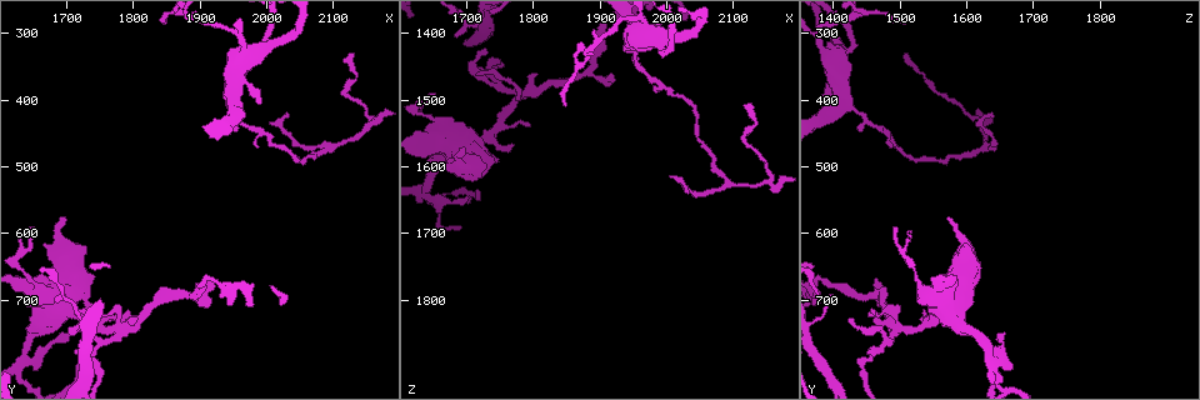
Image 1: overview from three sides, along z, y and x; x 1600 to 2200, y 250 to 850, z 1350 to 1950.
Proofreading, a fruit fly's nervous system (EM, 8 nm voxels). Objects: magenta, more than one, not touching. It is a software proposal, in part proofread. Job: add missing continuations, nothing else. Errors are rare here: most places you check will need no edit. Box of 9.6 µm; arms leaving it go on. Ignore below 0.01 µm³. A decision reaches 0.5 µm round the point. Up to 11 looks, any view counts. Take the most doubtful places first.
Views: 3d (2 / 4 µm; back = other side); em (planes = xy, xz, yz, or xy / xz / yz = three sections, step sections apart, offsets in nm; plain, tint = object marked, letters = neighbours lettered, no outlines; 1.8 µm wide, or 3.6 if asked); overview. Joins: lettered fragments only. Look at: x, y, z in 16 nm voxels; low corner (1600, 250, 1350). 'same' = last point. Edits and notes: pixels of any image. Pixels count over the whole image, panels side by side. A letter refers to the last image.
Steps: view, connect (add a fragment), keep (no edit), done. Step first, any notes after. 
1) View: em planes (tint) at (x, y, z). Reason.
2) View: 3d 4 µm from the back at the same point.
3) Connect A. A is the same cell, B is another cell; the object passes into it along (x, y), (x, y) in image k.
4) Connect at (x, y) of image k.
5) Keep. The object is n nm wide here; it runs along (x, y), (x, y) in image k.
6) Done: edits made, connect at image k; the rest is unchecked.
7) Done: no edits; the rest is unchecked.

View: em planes (tint) at (1730, 780, 1460). Sharp bend.

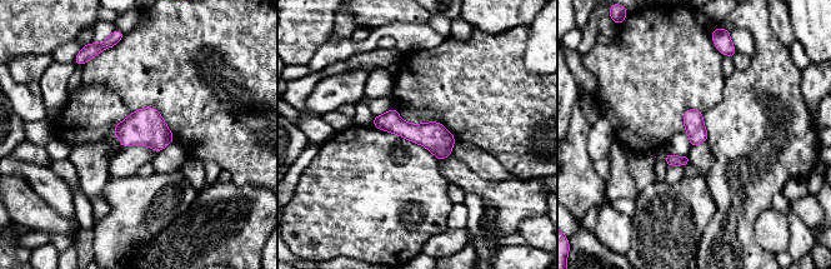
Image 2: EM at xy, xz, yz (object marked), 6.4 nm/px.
View: em planes (letters) at the same point. See the neighbours.

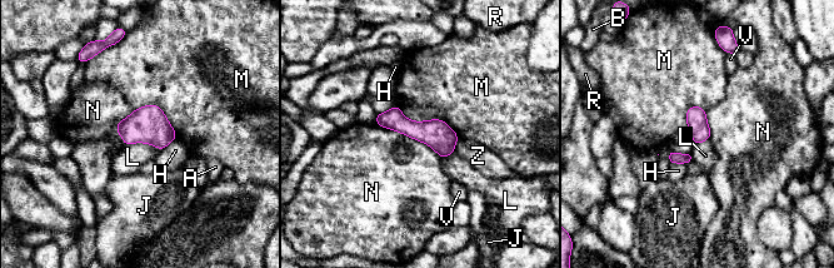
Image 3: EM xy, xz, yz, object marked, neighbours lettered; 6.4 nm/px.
Keep. A, B, H, J, L, M, N, R, V and Z are other cells; it runs along (379, 118), (454, 138) in image 3; none of them fits.

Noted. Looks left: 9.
View: em xz step 8 (tint) at (2155, 435, 1625). A fork.

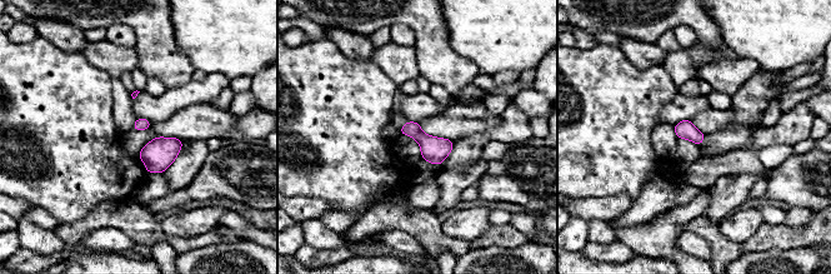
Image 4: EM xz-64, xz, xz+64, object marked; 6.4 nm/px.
View: em planes (tint) at the same point. Cut it another way.

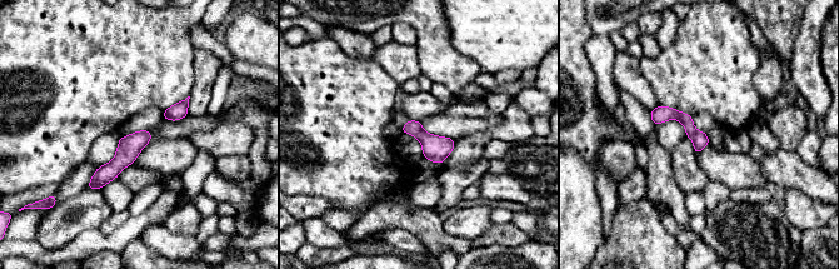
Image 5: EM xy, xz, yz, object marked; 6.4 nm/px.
View: em planes (letters) at the same point. What lies round it.

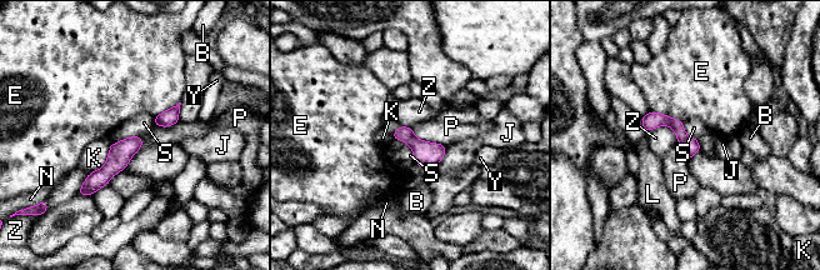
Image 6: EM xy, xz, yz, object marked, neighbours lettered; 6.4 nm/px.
Keep. The object is 100 nm wide here; B, E, J, K, L, N, P, S, Y and Z are other cells; none of them fits.

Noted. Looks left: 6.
View: em planes (letters) at (1730, 730, 1555). Thick turns thin.

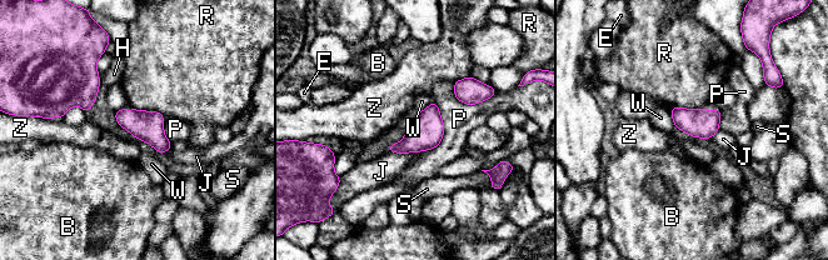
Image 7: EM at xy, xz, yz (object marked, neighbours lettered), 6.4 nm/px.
Keep. The longest contact is with P, 320 nm; B, E, H, J, P, R, S, W and Z are other cells; no lettered fragment goes on from it.

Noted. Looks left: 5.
View: em 3.6 µm planes (tint) at (1645, 665, 1525). Sharp bend.

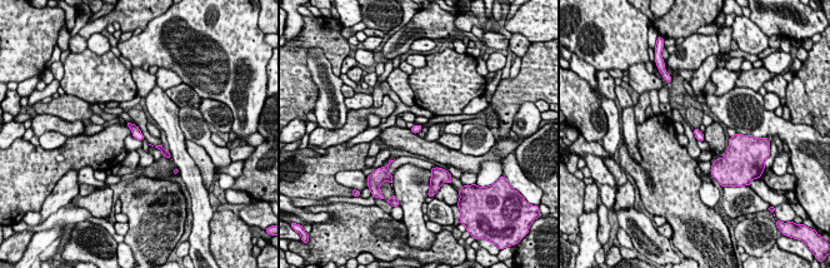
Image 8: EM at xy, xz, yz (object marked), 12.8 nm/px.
View: em 3.6 µm planes (letters) at the same point.

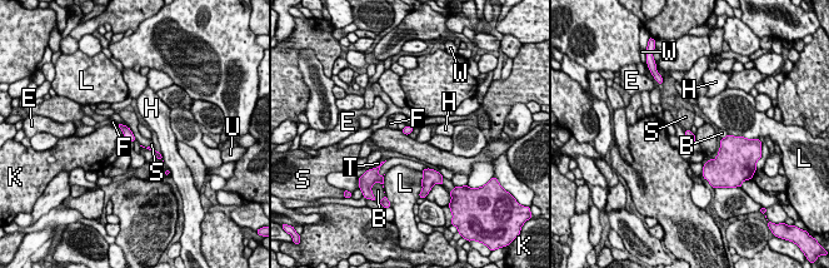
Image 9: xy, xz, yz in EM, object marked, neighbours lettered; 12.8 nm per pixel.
Keep. B, E, F, H, K, L, S, T, U and W are other cells; a border runs along (118, 123), (128, 128) in image 9; no lettered fragment goes on from it.

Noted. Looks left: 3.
Done: no edits; the rest is unchecked.

